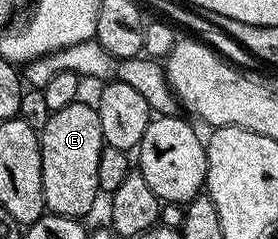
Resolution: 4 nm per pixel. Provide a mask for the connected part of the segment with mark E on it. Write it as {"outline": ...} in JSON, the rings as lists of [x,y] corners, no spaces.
{"outline":[[[76,101],[65,105],[65,109],[50,112],[48,123],[39,132],[43,206],[50,214],[83,217],[94,205],[95,195],[100,194],[97,164],[101,161],[104,146],[96,108]]]}

